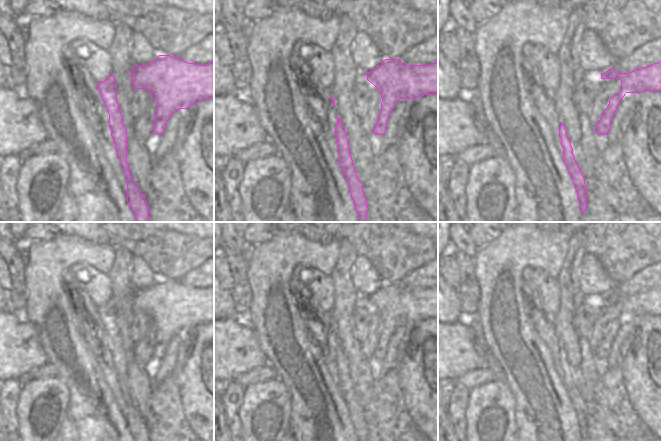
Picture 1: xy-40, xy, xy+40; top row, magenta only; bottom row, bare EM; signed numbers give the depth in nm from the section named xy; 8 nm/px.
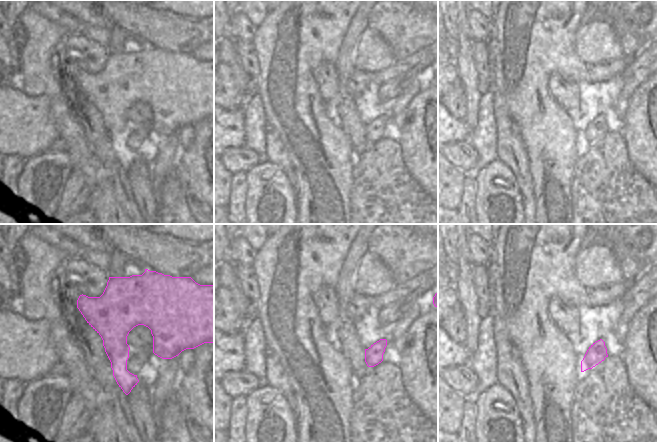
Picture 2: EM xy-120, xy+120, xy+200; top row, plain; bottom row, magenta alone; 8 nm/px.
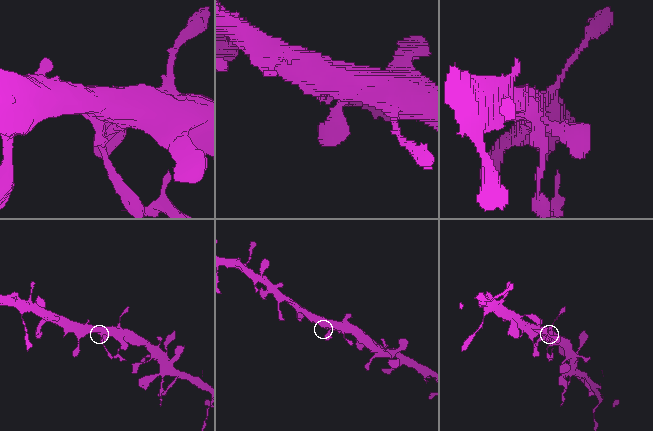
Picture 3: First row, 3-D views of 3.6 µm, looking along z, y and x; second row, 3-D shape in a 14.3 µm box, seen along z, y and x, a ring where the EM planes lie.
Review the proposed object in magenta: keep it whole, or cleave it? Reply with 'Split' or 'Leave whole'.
Leave whole

